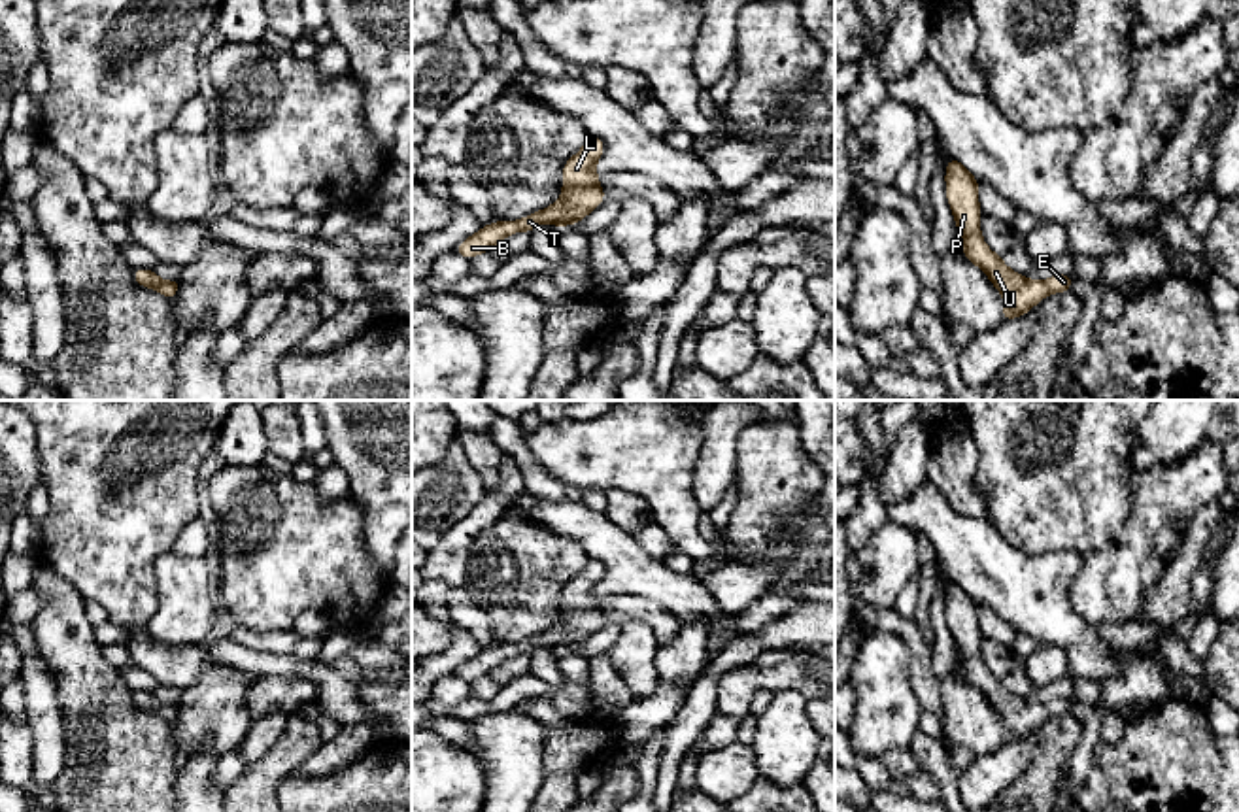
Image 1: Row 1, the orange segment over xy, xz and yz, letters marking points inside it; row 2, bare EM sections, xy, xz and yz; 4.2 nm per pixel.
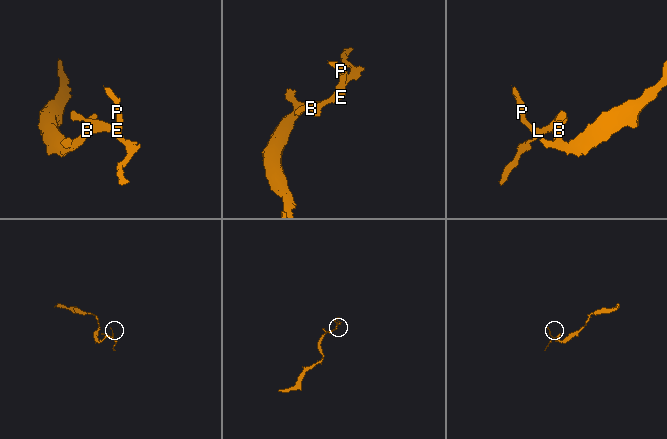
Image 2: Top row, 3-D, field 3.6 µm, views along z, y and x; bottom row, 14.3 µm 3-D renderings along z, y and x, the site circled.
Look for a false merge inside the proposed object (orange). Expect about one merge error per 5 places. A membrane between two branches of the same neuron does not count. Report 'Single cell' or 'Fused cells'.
Single cell

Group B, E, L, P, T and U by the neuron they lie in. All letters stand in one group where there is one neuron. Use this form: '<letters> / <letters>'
B E L P T U

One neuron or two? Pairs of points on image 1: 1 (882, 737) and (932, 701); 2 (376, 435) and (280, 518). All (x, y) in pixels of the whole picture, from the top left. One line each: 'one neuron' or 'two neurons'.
1: two neurons
2: two neurons

